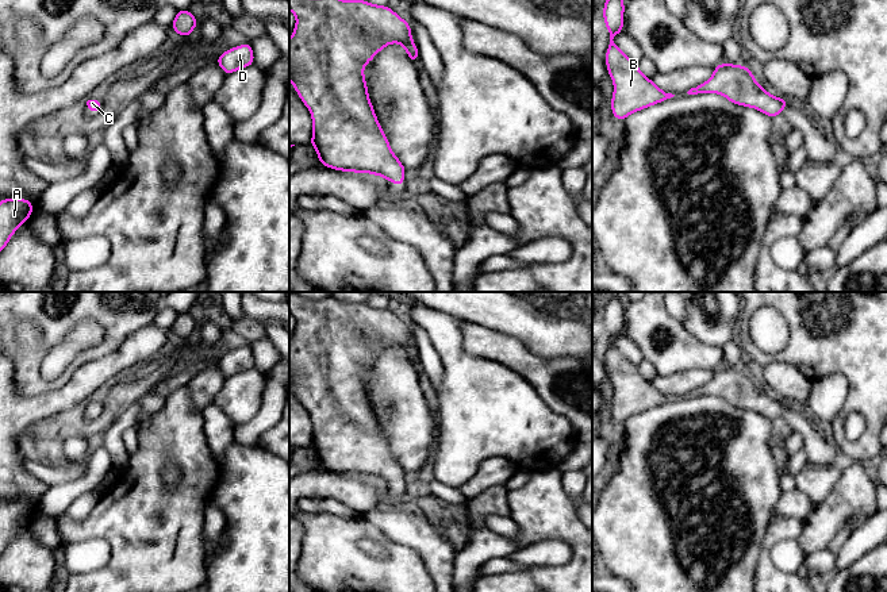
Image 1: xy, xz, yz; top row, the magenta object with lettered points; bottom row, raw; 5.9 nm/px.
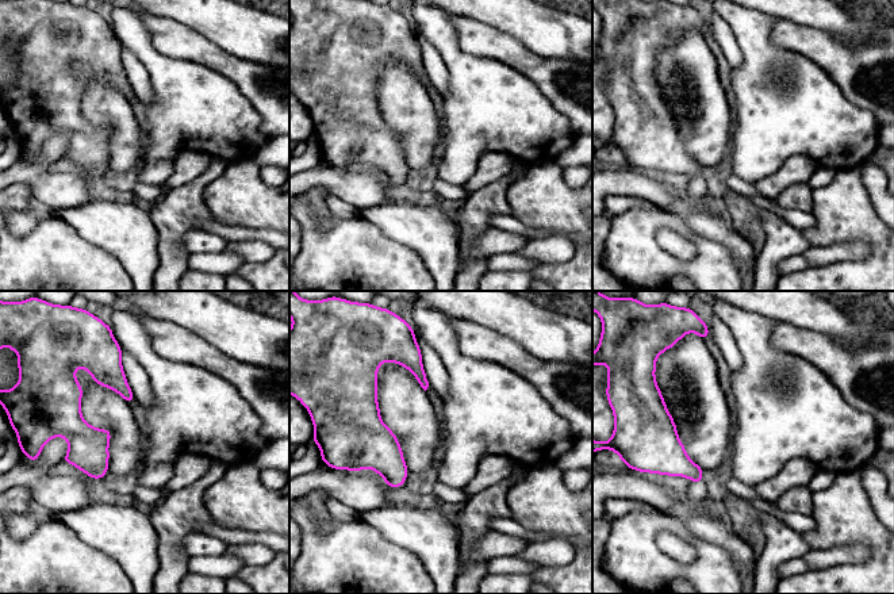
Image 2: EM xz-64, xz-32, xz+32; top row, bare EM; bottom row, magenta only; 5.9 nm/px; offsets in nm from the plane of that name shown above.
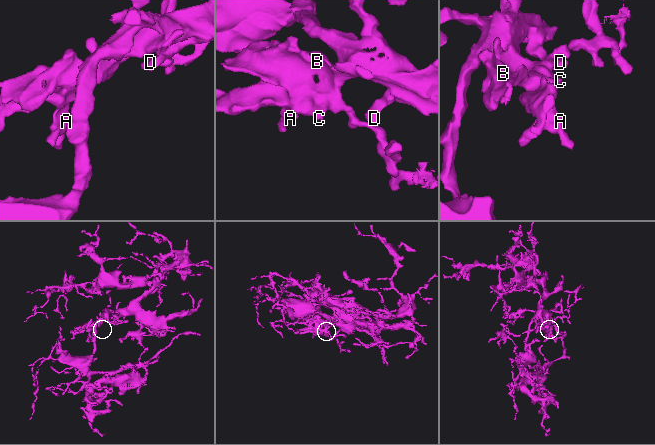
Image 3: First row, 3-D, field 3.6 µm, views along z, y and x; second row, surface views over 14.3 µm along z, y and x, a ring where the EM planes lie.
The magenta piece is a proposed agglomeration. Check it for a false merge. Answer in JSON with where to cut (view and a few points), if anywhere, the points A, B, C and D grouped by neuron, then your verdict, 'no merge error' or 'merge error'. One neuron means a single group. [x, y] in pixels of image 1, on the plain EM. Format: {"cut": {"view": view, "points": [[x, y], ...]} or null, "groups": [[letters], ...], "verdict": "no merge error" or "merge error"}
{"cut": null, "groups": [["A", "B", "C", "D"]], "verdict": "no merge error"}

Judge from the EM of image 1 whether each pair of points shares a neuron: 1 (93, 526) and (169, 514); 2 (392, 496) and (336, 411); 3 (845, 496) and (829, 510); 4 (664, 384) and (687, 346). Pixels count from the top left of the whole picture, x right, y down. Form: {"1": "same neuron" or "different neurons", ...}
{"1": "same neuron", "2": "same neuron", "3": "same neuron", "4": "different neurons"}

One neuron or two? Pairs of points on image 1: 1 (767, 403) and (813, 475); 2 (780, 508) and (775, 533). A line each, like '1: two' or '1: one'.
1: two
2: two

